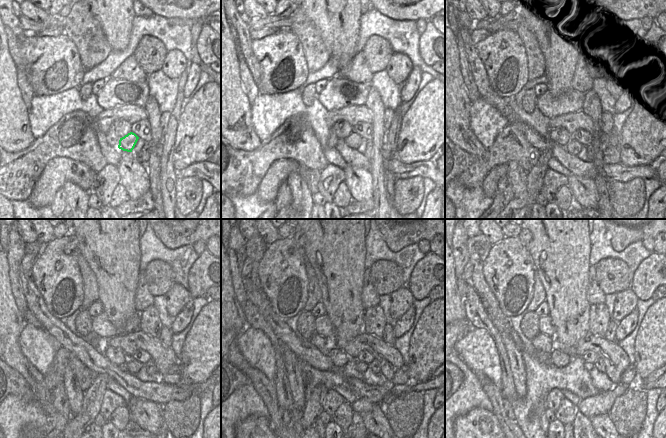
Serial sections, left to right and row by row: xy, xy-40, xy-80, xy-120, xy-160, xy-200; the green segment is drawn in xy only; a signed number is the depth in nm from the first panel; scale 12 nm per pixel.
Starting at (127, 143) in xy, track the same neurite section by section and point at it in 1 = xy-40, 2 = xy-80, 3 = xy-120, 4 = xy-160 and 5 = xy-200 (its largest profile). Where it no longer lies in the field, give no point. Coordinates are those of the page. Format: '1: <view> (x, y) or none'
1: xy-40 (353, 141)
2: xy-80 (577, 143)
3: xy-120 (132, 366)
4: xy-160 (360, 366)
5: xy-200 (588, 366)

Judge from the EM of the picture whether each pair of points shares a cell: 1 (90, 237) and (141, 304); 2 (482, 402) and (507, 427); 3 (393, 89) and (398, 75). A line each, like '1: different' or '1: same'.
1: different
2: different
3: different

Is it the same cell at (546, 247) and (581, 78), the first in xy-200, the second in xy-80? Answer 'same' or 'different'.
different

